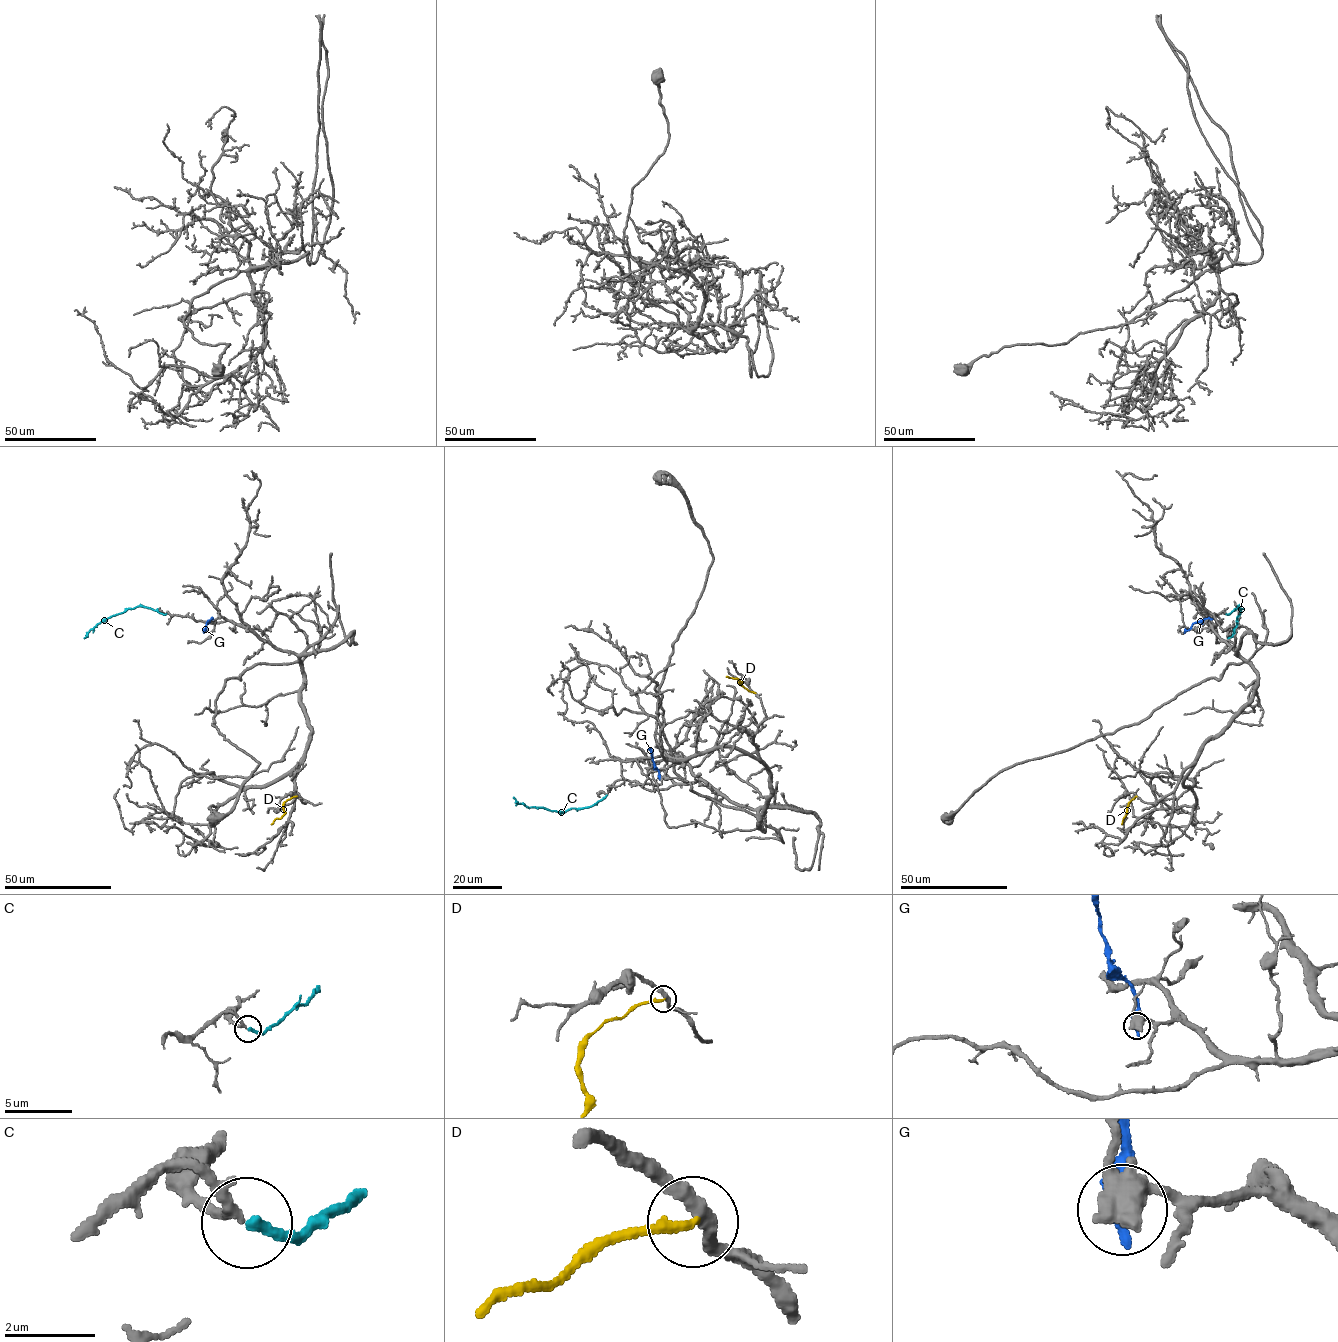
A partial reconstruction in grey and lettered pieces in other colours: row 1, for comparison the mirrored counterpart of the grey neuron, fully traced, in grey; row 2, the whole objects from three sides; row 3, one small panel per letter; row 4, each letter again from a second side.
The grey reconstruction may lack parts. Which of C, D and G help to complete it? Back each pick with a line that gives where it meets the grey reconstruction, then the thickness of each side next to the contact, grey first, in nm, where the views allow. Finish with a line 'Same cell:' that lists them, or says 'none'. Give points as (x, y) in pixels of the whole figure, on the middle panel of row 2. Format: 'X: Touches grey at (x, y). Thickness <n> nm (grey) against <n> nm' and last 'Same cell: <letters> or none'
C: Touches grey at (606, 795). Thickness 220 nm (grey) against 240 nm
Same cell: C

